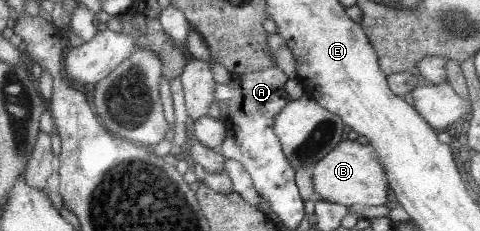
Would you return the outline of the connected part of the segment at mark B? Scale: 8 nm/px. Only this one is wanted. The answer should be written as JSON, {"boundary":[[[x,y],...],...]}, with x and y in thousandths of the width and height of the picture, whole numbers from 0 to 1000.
{"boundary":[[[717,593],[700,641],[646,732],[656,853],[677,874],[731,896],[733,883],[796,892],[804,874],[804,753],[783,693],[783,654],[767,623],[754,628]]]}

